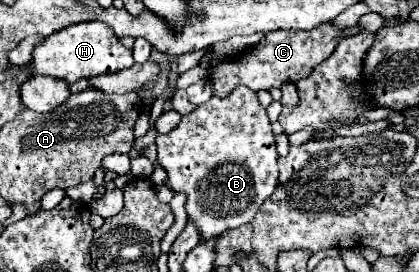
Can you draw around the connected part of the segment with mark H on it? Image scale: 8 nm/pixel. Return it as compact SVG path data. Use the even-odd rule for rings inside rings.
M100 21L76 23L72 27L66 27L64 31L58 31L56 35L44 39L44 43L40 43L32 53L32 67L36 73L64 79L66 83L76 83L80 79L90 79L104 73L116 73L122 67L132 65L132 51L124 47L120 39L114 35L114 31Z

